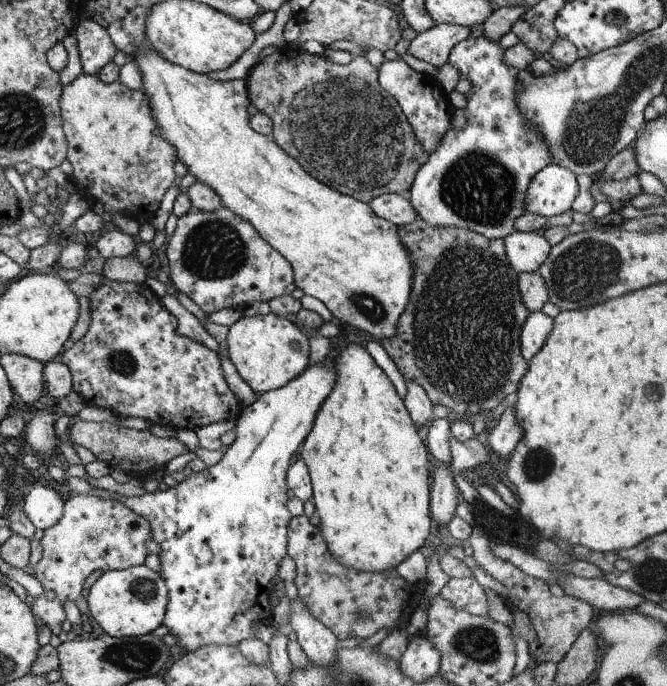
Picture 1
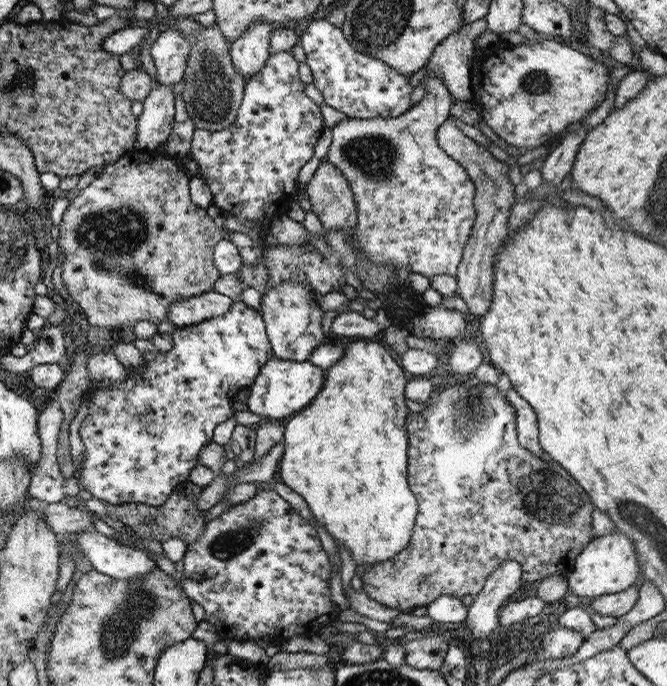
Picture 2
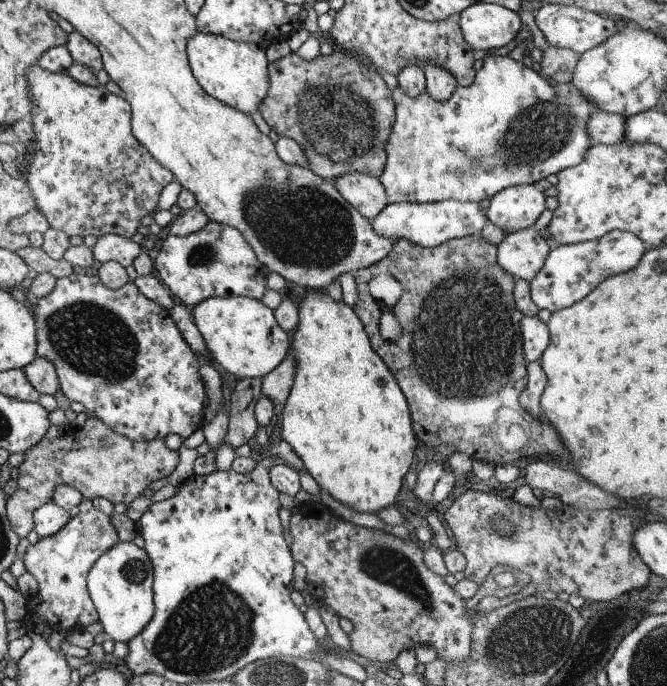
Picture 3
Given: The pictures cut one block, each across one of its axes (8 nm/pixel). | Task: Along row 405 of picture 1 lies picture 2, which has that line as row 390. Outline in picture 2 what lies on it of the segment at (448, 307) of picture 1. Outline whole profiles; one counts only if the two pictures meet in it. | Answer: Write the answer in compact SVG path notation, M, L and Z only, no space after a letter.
M474 374L467 376L435 376L435 386L441 384L439 393L431 391L427 399L427 407L420 412L409 412L405 415L404 428L407 438L407 463L406 475L409 491L417 502L417 514L409 538L407 548L403 548L393 559L377 564L369 568L361 576L361 590L373 601L397 611L410 612L413 607L426 606L441 595L453 595L457 598L469 594L477 595L483 589L485 579L495 570L496 566L507 560L515 560L522 571L521 586L528 582L539 582L545 576L556 576L557 574L568 574L572 568L574 559L583 550L583 547L591 540L591 512L594 510L588 502L582 489L574 482L573 478L563 471L556 463L548 458L537 459L527 450L519 446L516 440L516 414L504 394L497 391L495 385L478 380Z

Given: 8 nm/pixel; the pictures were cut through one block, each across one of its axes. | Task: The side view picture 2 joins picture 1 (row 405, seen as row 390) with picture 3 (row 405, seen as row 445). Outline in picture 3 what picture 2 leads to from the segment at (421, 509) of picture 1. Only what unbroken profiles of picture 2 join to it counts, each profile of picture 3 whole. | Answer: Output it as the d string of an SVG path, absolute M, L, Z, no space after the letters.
M308 291L297 308L298 324L291 342L296 372L281 412L279 439L289 444L320 490L325 490L349 510L377 515L395 502L419 445L405 398L389 370L371 349L352 308L342 300L333 301L325 291Z

